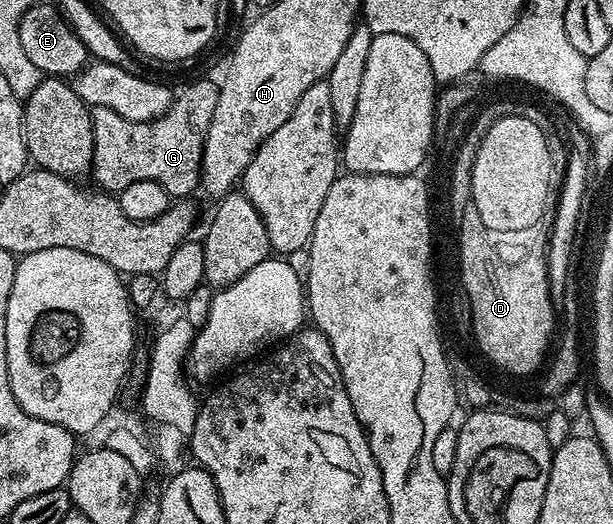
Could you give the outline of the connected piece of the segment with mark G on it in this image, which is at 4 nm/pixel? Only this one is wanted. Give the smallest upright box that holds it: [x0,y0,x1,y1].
[90,79,219,197]

